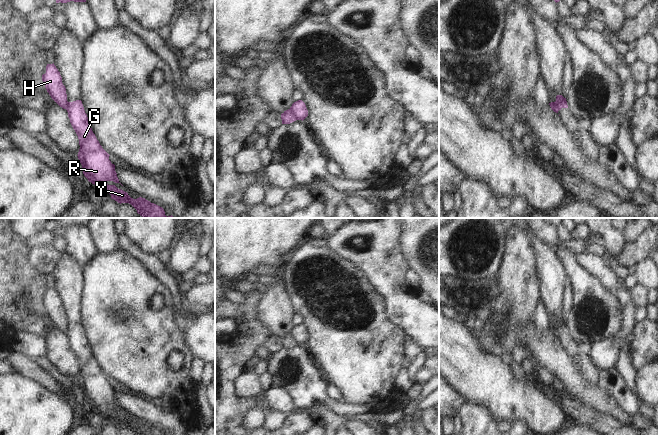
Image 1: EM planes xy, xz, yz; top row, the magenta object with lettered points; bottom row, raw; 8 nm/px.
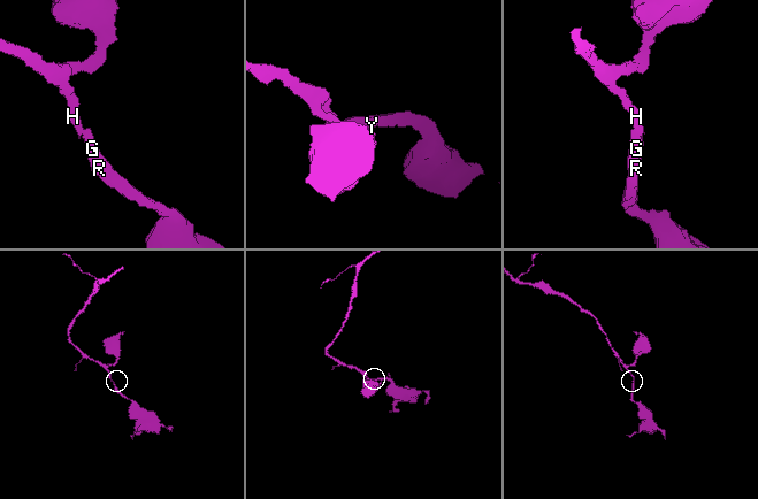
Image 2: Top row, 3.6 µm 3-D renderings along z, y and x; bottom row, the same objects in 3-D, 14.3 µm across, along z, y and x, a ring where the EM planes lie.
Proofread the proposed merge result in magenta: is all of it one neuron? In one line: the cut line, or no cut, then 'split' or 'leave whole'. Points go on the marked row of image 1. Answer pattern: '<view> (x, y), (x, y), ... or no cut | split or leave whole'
xz (289, 109), (296, 119) | split

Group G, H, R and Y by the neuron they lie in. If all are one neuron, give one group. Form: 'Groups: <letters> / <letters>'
Groups: G R Y / H

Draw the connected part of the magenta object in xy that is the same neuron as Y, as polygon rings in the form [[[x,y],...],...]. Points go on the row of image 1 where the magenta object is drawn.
[[[81,100],[67,103],[68,117],[75,130],[80,149],[78,159],[82,165],[84,176],[101,191],[108,192],[111,199],[118,203],[129,203],[143,218],[174,218],[166,216],[162,207],[151,203],[145,198],[131,198],[127,192],[115,185],[108,185],[108,181],[120,183],[115,171],[115,165],[109,160],[109,154],[102,148],[92,131]]]

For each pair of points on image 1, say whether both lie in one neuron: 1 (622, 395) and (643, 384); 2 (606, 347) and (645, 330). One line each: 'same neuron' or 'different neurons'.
1: different neurons
2: different neurons

